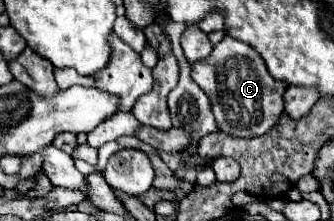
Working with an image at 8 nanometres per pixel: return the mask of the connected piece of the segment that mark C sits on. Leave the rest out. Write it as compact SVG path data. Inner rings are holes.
M227 35L221 43L215 45L213 53L207 59L191 65L191 71L195 83L211 99L213 115L221 131L235 137L259 137L275 127L275 123L279 121L279 115L283 113L283 93L287 89L287 83L275 81L269 75L263 57L257 55L257 51L251 49L247 43Z

